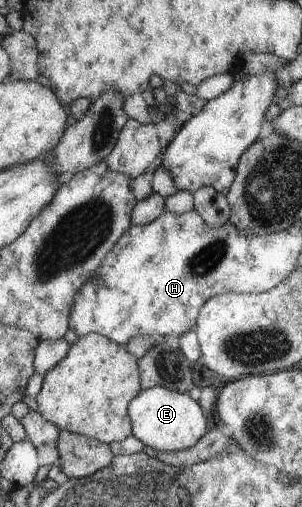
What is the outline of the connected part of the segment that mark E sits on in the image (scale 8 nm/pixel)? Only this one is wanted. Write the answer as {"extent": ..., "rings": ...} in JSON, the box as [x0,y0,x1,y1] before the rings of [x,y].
{"extent":[129,387,208,452],"rings":[[[163,387],[141,390],[129,403],[129,416],[133,424],[132,435],[157,452],[184,451],[194,447],[206,435],[208,421],[202,407],[186,392],[168,391]]]}

